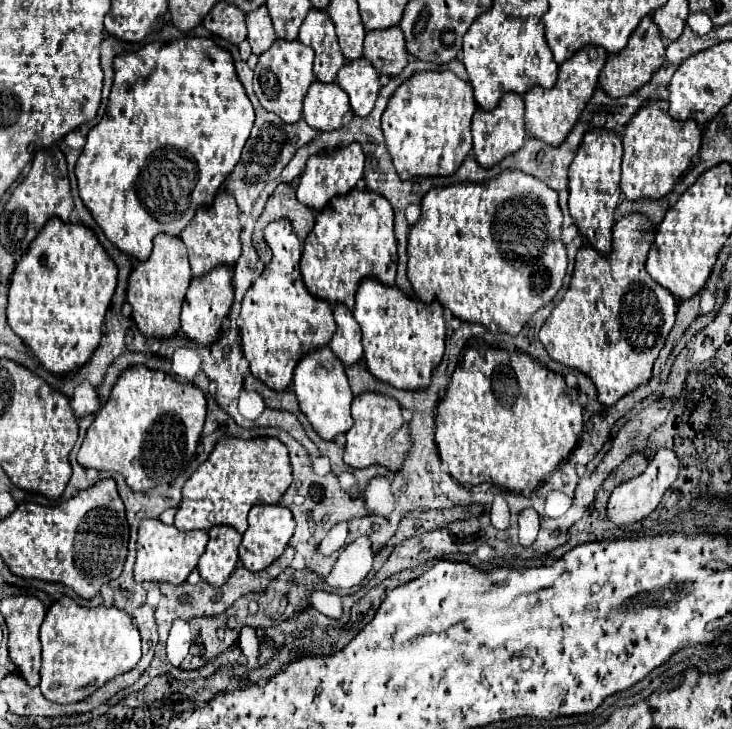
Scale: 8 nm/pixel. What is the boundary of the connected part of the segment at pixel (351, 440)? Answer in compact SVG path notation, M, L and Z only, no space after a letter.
M363 393L357 395L351 403L351 413L355 425L347 431L347 445L345 445L345 465L351 469L365 469L371 465L383 465L389 471L397 473L407 459L413 441L409 433L409 425L403 419L401 407L395 399L379 393Z

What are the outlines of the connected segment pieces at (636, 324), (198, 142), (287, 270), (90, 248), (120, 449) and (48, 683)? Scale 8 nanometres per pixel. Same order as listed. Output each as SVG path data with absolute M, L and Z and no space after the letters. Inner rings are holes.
M631 213L615 223L611 253L599 255L599 251L595 251L593 247L579 249L569 289L539 331L539 341L543 343L549 357L553 357L561 365L585 373L593 381L597 399L603 405L613 405L623 395L635 391L653 377L653 363L659 357L659 351L663 349L667 335L675 323L675 297L665 287L655 283L645 271L645 259L653 245L653 239L653 223L645 215Z
M193 37L193 39L185 39L185 41L173 41L173 43L149 43L135 53L121 53L115 57L115 81L111 87L107 113L89 131L87 143L75 165L79 197L83 199L85 207L91 211L93 219L97 221L97 225L103 229L105 237L111 243L115 243L129 257L133 257L137 261L147 261L151 255L151 249L153 249L153 237L157 233L181 235L181 231L191 223L195 211L199 207L209 207L213 203L221 183L227 179L227 175L233 171L233 167L237 165L237 161L241 157L241 149L243 149L245 141L249 139L253 119L255 119L255 111L253 111L253 105L251 105L241 81L237 79L237 73L233 67L233 57L229 55L229 51L217 47L211 39Z
M283 219L267 225L265 241L273 251L273 259L243 297L243 327L239 333L243 355L249 361L253 377L261 379L273 391L285 391L293 379L297 361L303 355L329 345L329 339L335 333L335 321L331 305L313 297L301 281L299 259L303 243L293 233L291 223Z
M49 219L29 251L15 265L7 321L51 373L69 373L89 361L101 341L101 327L117 287L117 267L85 225Z
M133 365L125 369L117 385L113 387L109 401L95 415L77 453L77 461L81 467L95 467L99 471L109 469L121 473L133 491L147 491L157 485L167 485L173 479L177 479L179 473L193 459L195 449L199 445L203 423L205 395L193 383L179 383L163 371L147 369L145 365Z
M71 597L53 603L41 625L41 693L53 703L87 699L109 679L131 671L141 659L141 635L131 617L117 607L79 607Z

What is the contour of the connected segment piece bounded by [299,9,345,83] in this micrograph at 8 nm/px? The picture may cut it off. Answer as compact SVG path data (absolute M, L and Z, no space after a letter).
M315 9L309 11L309 15L301 25L299 41L315 51L315 63L313 63L315 77L323 83L333 83L345 59L343 53L339 51L339 43L335 39L335 27L327 11L315 11Z

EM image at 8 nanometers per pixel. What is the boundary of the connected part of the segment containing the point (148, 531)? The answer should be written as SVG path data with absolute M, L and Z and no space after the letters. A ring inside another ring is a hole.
M143 519L137 537L135 579L139 583L157 581L181 585L183 581L187 581L189 573L197 567L197 561L203 555L207 541L209 541L207 531L179 531L173 525L163 525L159 519Z

